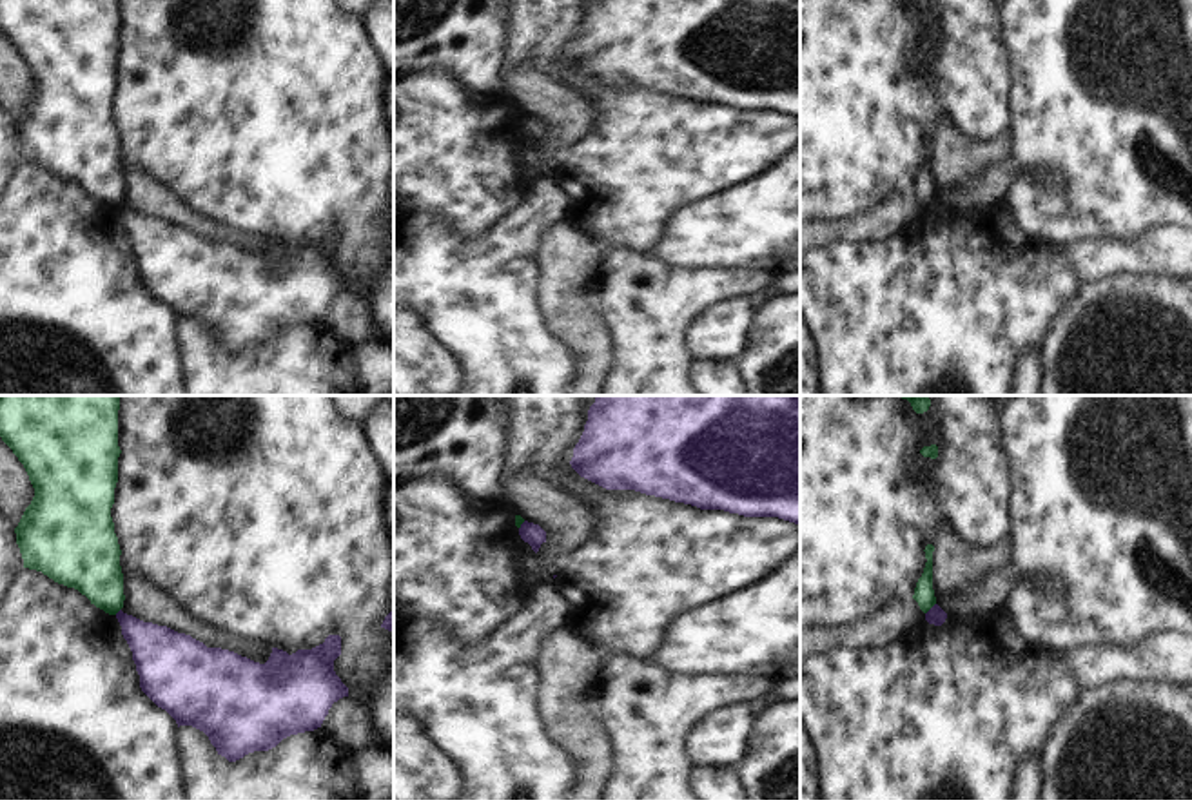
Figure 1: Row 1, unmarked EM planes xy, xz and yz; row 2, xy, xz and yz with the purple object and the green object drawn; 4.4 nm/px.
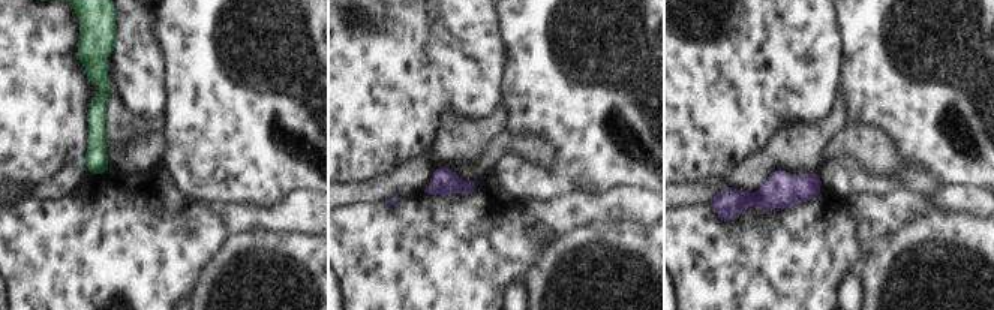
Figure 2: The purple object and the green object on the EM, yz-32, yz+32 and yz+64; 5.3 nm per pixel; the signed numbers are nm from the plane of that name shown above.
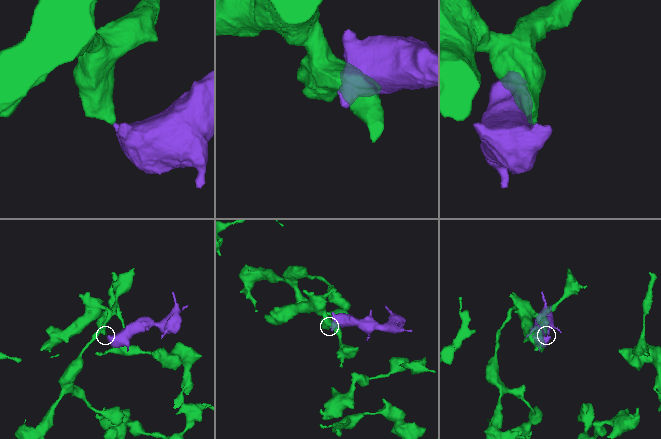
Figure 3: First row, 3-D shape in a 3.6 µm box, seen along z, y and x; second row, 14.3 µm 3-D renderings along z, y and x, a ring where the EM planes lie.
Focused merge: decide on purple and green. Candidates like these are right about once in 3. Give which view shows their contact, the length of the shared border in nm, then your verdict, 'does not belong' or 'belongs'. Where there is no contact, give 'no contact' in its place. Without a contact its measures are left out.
yz | 70 nm | does not belong

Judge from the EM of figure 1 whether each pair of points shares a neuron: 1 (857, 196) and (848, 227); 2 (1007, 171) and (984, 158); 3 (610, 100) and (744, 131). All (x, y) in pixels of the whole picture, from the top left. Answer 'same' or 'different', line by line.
1: different
2: different
3: same

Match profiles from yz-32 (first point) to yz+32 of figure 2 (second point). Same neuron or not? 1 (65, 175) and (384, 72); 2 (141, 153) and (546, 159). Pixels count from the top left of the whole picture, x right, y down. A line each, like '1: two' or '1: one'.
1: two
2: one

